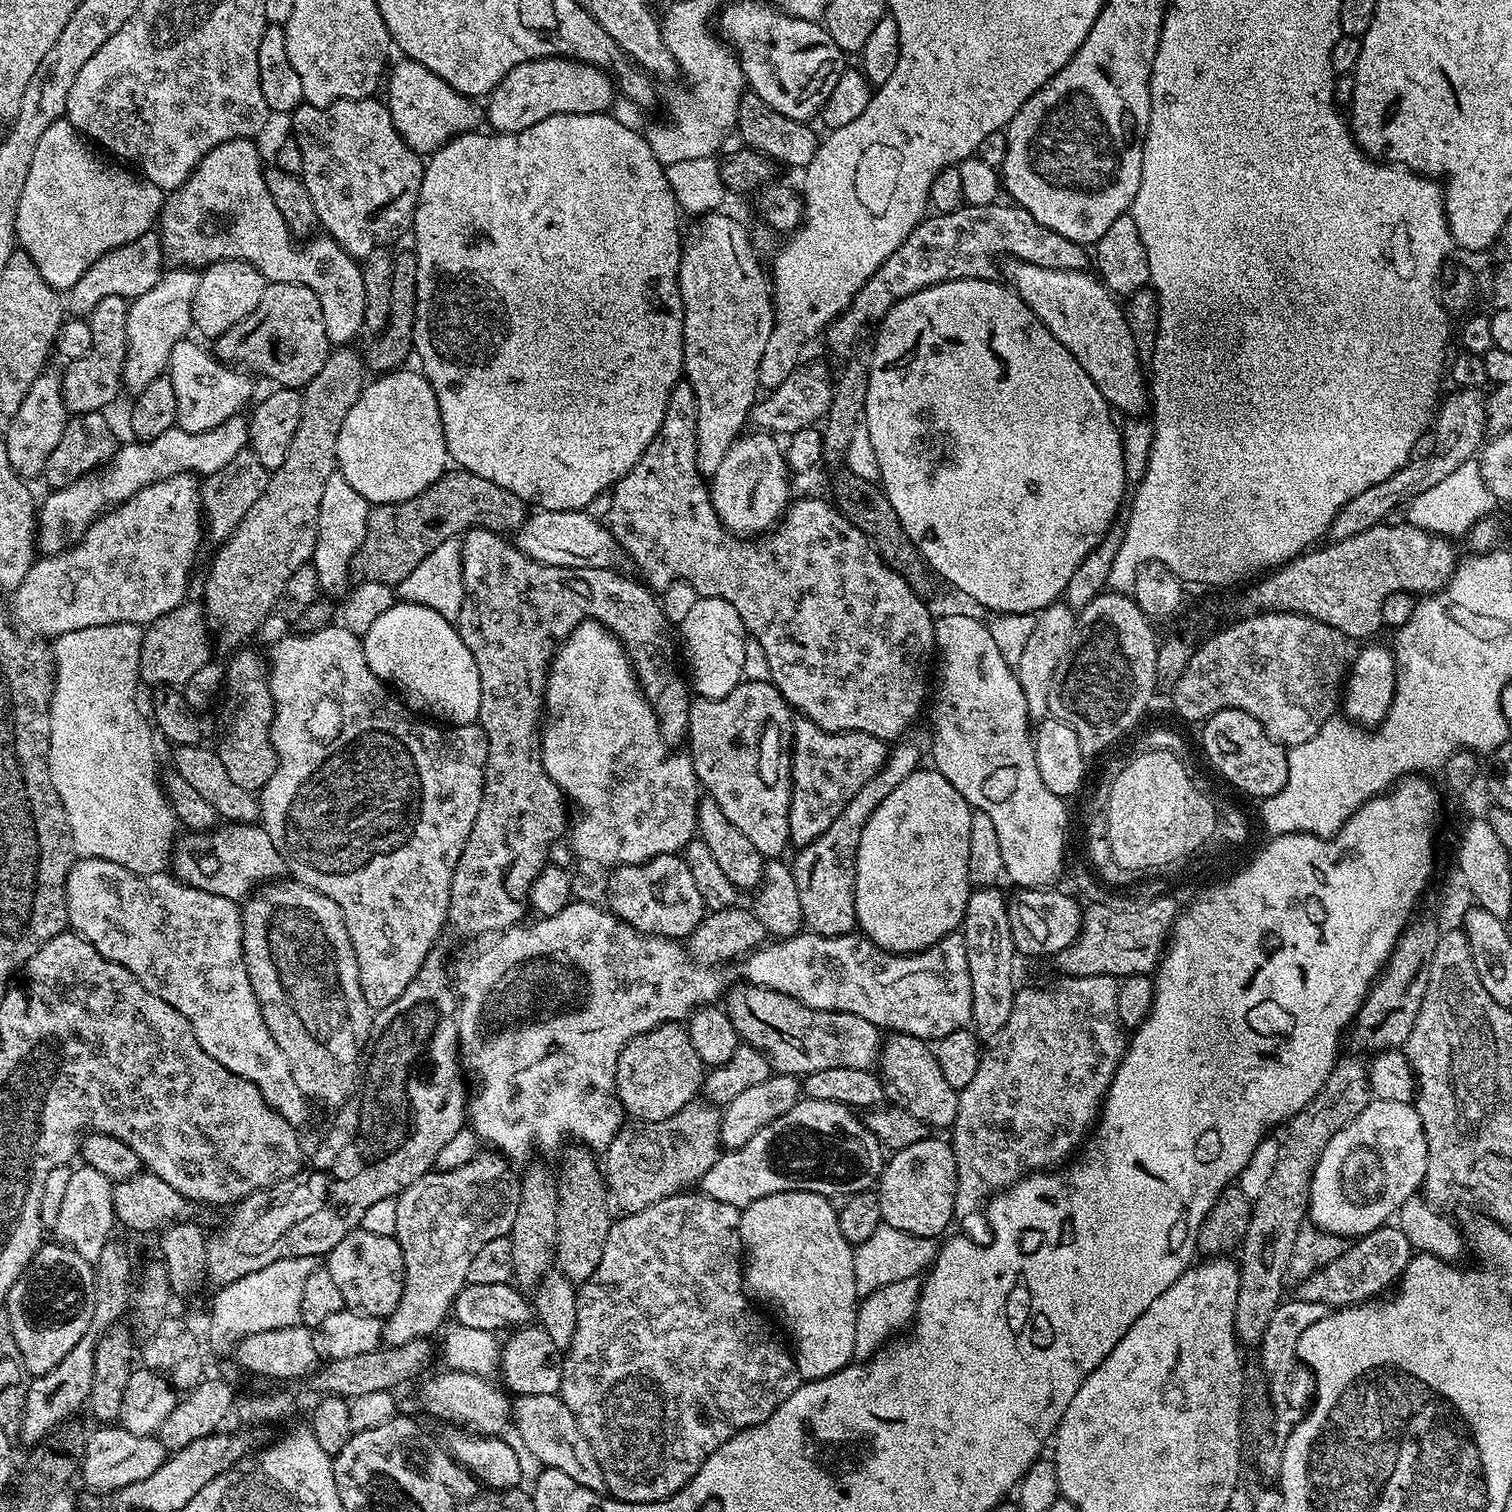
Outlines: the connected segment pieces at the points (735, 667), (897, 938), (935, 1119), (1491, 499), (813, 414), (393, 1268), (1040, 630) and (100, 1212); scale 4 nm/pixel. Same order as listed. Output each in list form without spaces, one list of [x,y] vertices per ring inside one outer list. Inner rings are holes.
[[[699,597],[680,625],[682,650],[686,652],[686,667],[693,691],[708,700],[725,697],[743,681],[745,644],[748,641],[744,623],[736,607],[725,599]]]
[[[917,770],[914,774],[910,774],[910,778],[906,778],[906,782],[899,784],[887,798],[882,798],[878,810],[874,810],[874,814],[870,814],[870,822],[866,822],[866,826],[862,830],[862,838],[858,842],[856,923],[863,935],[888,952],[899,952],[901,954],[921,952],[924,948],[929,948],[934,942],[941,940],[943,936],[949,936],[951,932],[957,931],[964,923],[966,902],[974,891],[968,877],[970,874],[970,818],[973,809],[966,802],[966,798],[962,798],[962,794],[958,794],[958,790],[954,790],[954,786],[950,786],[950,782],[946,782],[946,778],[941,772],[935,770],[924,771]]]
[[[894,1032],[883,1037],[878,1057],[878,1075],[890,1093],[890,1100],[897,1108],[904,1108],[914,1118],[928,1125],[929,1129],[951,1129],[958,1110],[959,1091],[942,1078],[938,1070],[936,1053],[925,1041],[905,1032]]]
[[[1471,459],[1462,462],[1462,466],[1458,466],[1458,470],[1450,474],[1450,478],[1438,482],[1438,486],[1425,490],[1424,493],[1418,494],[1418,498],[1412,500],[1408,505],[1408,523],[1439,536],[1463,537],[1471,531],[1477,521],[1493,515],[1492,504],[1496,503],[1496,496],[1490,494],[1490,486],[1486,486],[1482,478],[1479,463]]]
[[[820,362],[801,364],[791,372],[782,385],[774,388],[764,399],[753,405],[750,413],[751,423],[761,431],[769,431],[780,436],[789,436],[800,429],[813,427],[827,415],[833,400],[834,378],[826,365]]]
[[[355,1228],[328,1252],[326,1267],[334,1282],[338,1282],[345,1305],[365,1316],[387,1318],[402,1298],[404,1259],[395,1235],[371,1228]]]
[[[1057,602],[1046,606],[1035,615],[1037,618],[1035,629],[1027,640],[1022,656],[1014,663],[1014,667],[1018,682],[1022,686],[1022,694],[1026,694],[1028,715],[1033,721],[1039,722],[1049,715],[1050,682],[1054,682],[1054,670],[1058,670],[1062,658],[1066,658],[1070,650],[1070,642],[1076,633],[1077,613],[1073,612],[1067,604]]]
[[[87,1166],[73,1167],[66,1194],[63,1195],[62,1206],[59,1207],[58,1218],[52,1224],[57,1234],[55,1237],[61,1243],[75,1249],[93,1264],[98,1262],[104,1246],[111,1241],[110,1232],[117,1223],[112,1201],[112,1185],[112,1181],[98,1170]]]

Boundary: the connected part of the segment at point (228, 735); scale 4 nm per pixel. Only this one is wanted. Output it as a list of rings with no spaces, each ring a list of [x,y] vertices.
[[[244,646],[227,661],[224,674],[224,687],[220,704],[220,725],[216,728],[214,747],[226,774],[242,790],[253,794],[274,778],[278,758],[272,741],[272,719],[274,718],[274,698],[268,685],[268,662],[254,649]]]

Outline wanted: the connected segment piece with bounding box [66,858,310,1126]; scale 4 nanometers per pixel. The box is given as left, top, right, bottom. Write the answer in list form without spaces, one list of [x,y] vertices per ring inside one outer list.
[[[80,858],[73,863],[66,878],[66,906],[71,931],[90,942],[102,958],[130,970],[150,994],[158,994],[162,1002],[170,1002],[170,1006],[190,1022],[198,1046],[202,1046],[214,1062],[222,1062],[222,1066],[234,1074],[257,1084],[264,1101],[275,1108],[278,1115],[293,1126],[300,1126],[308,1116],[310,1104],[298,1090],[294,1074],[290,1074],[286,1054],[278,1050],[278,1042],[274,1042],[270,1030],[266,1030],[260,1003],[250,986],[242,950],[241,905],[237,901],[206,894],[206,890],[184,884],[167,871],[139,876],[118,866],[118,862]]]

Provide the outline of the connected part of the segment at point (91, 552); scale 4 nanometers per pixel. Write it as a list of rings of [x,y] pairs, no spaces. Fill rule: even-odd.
[[[179,472],[177,476],[155,480],[124,503],[109,507],[97,516],[84,537],[68,551],[44,554],[32,563],[26,578],[22,578],[11,597],[11,619],[33,637],[55,638],[74,630],[86,630],[90,626],[147,626],[153,624],[162,614],[185,603],[188,575],[196,564],[200,539],[205,539],[206,536],[205,517],[201,507],[201,485],[195,475]]]

